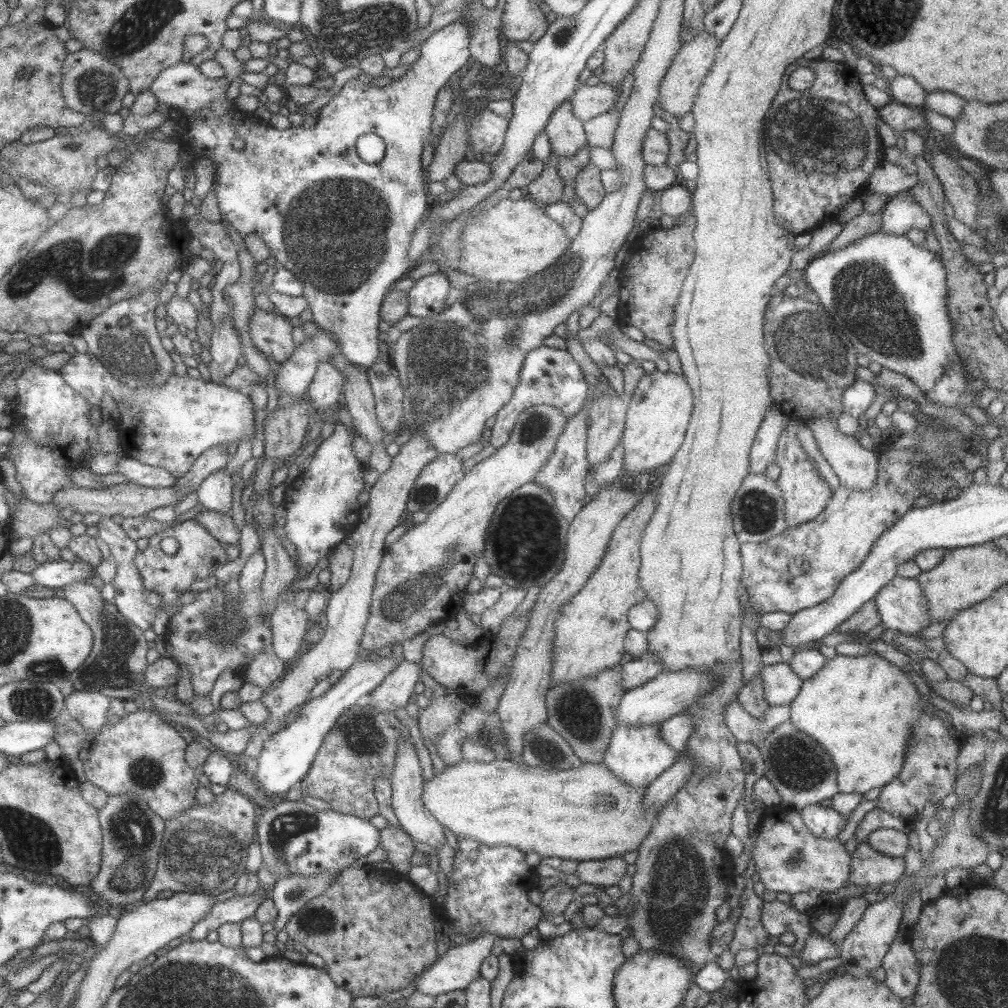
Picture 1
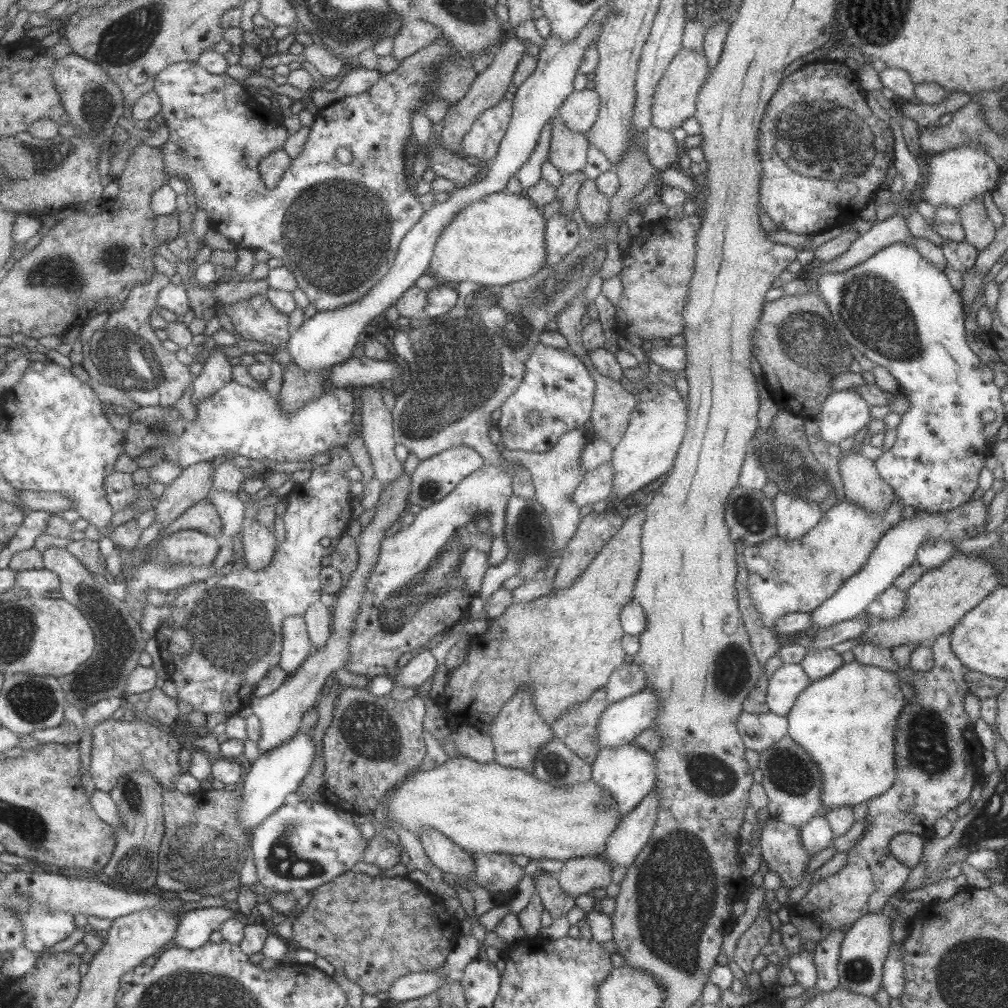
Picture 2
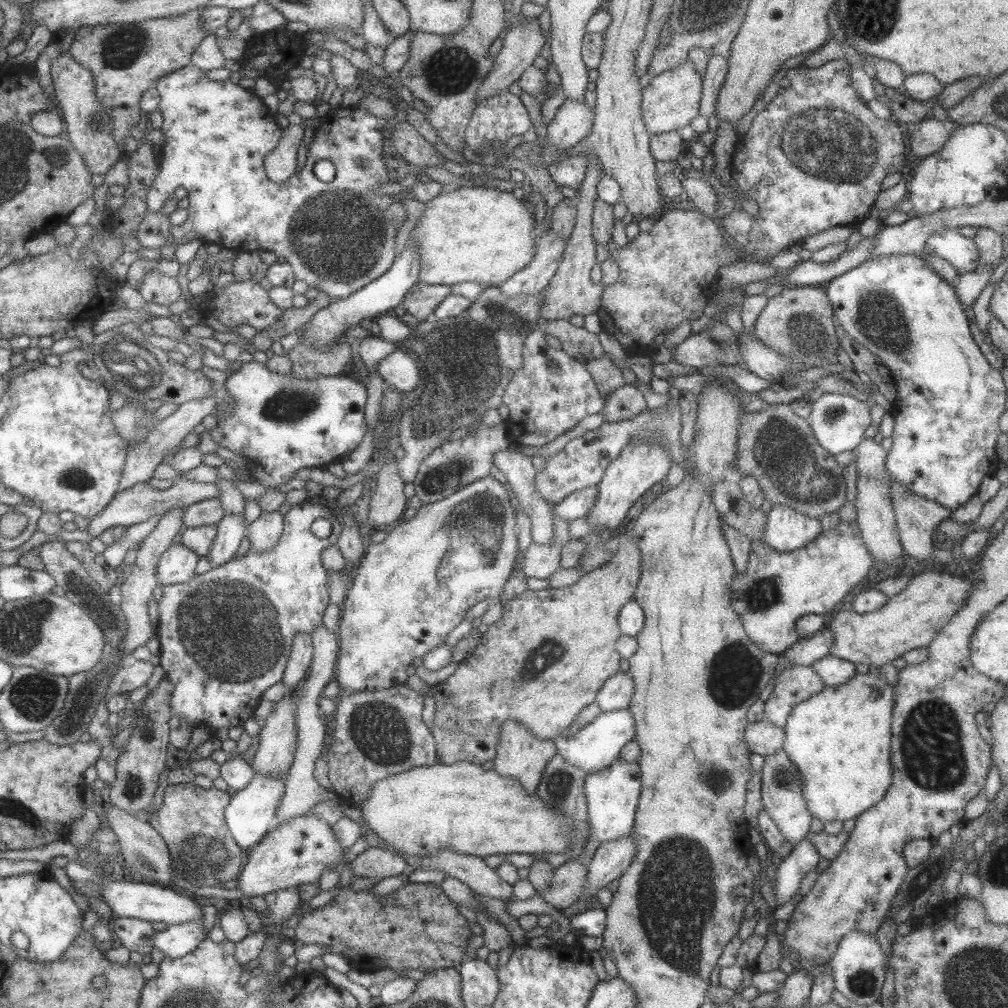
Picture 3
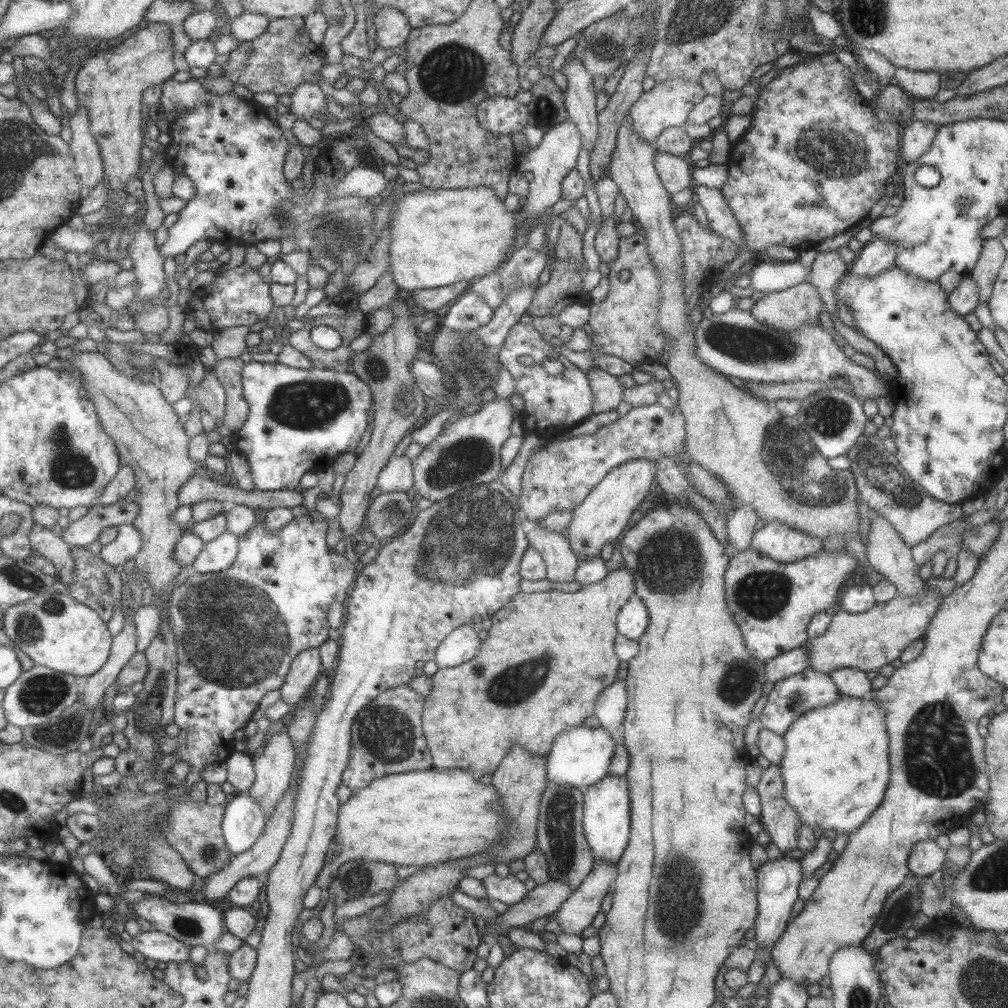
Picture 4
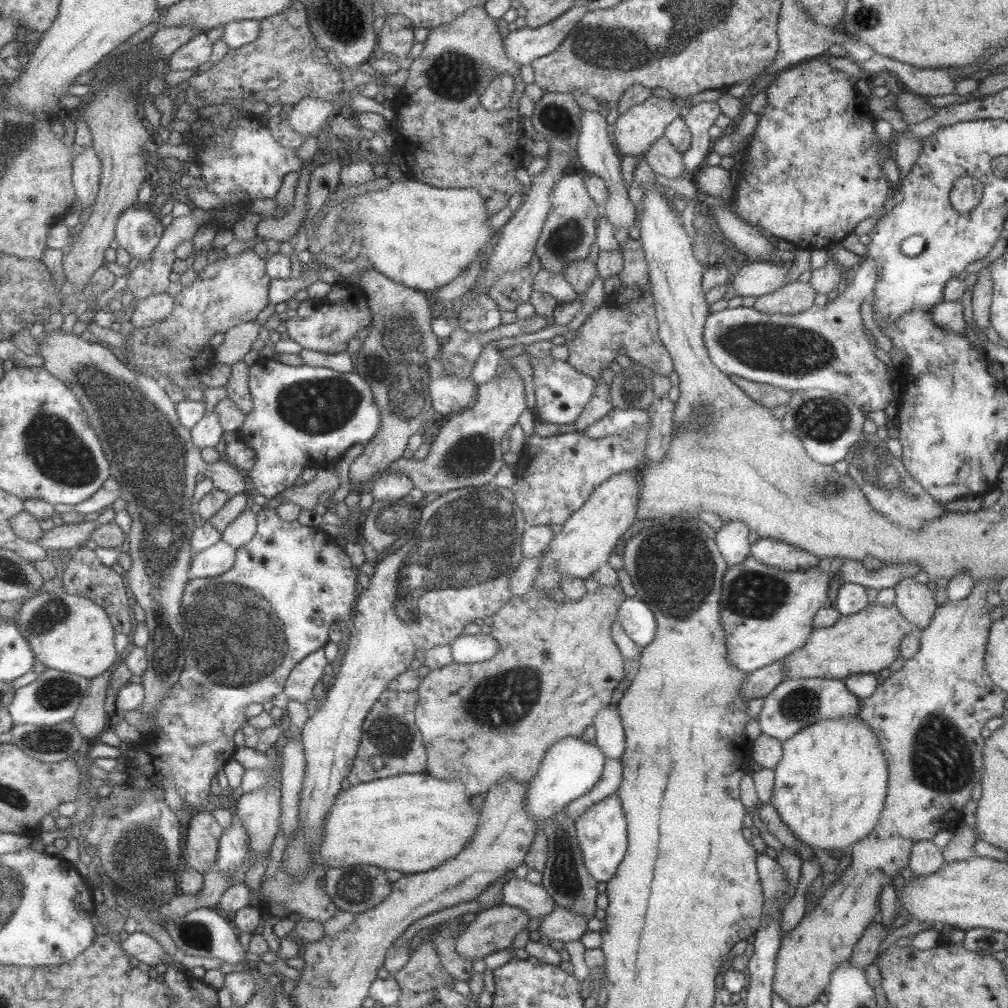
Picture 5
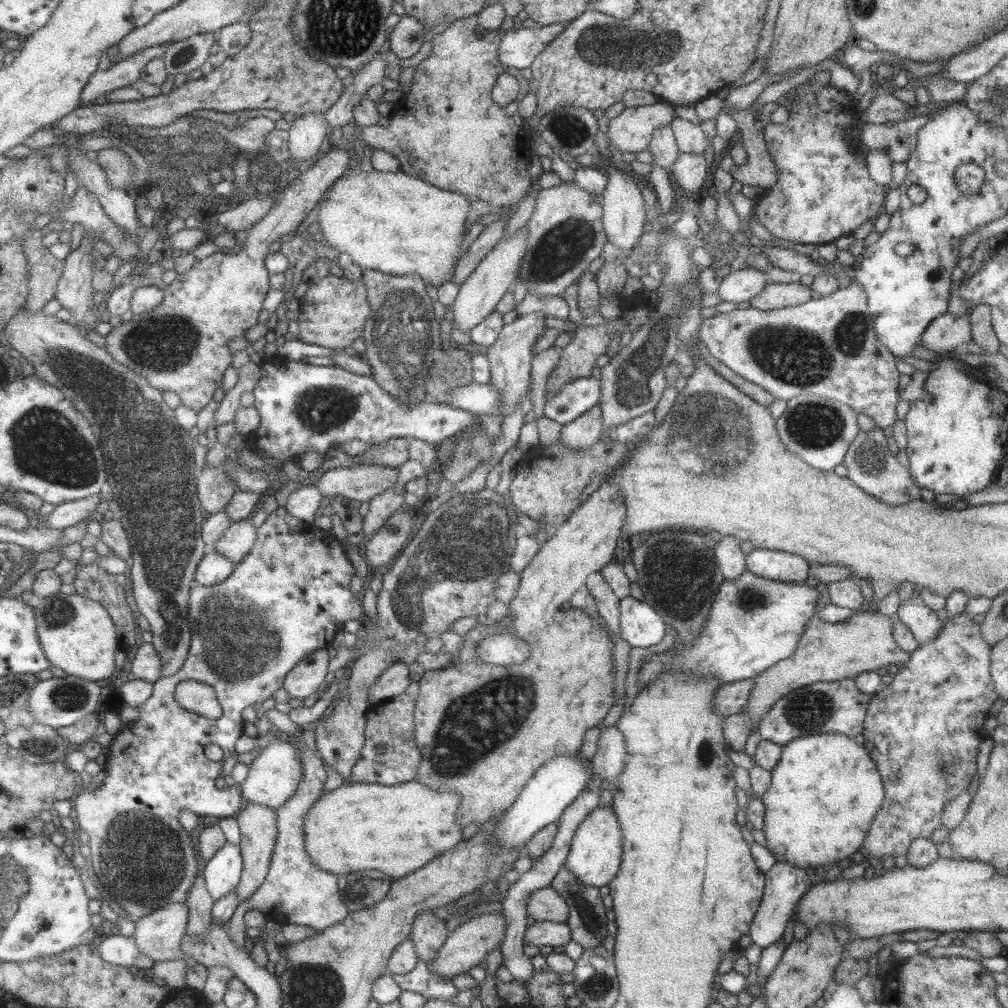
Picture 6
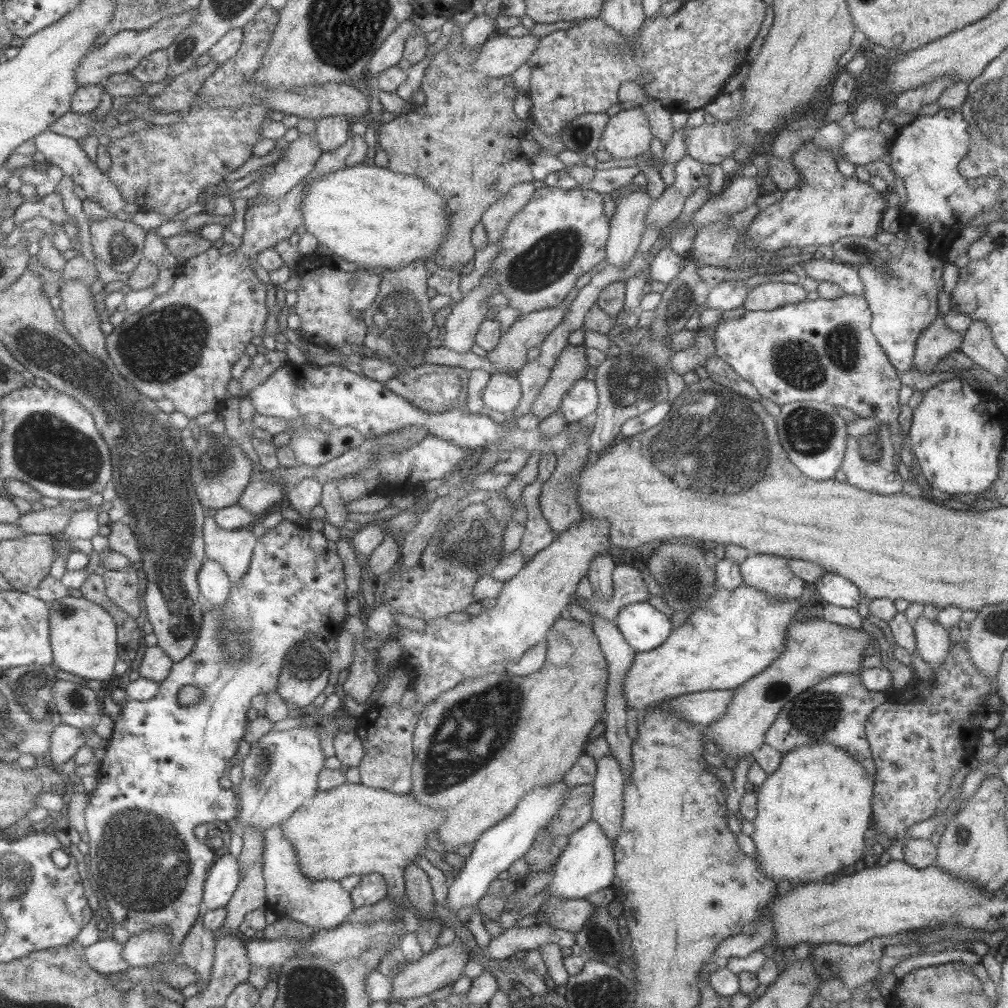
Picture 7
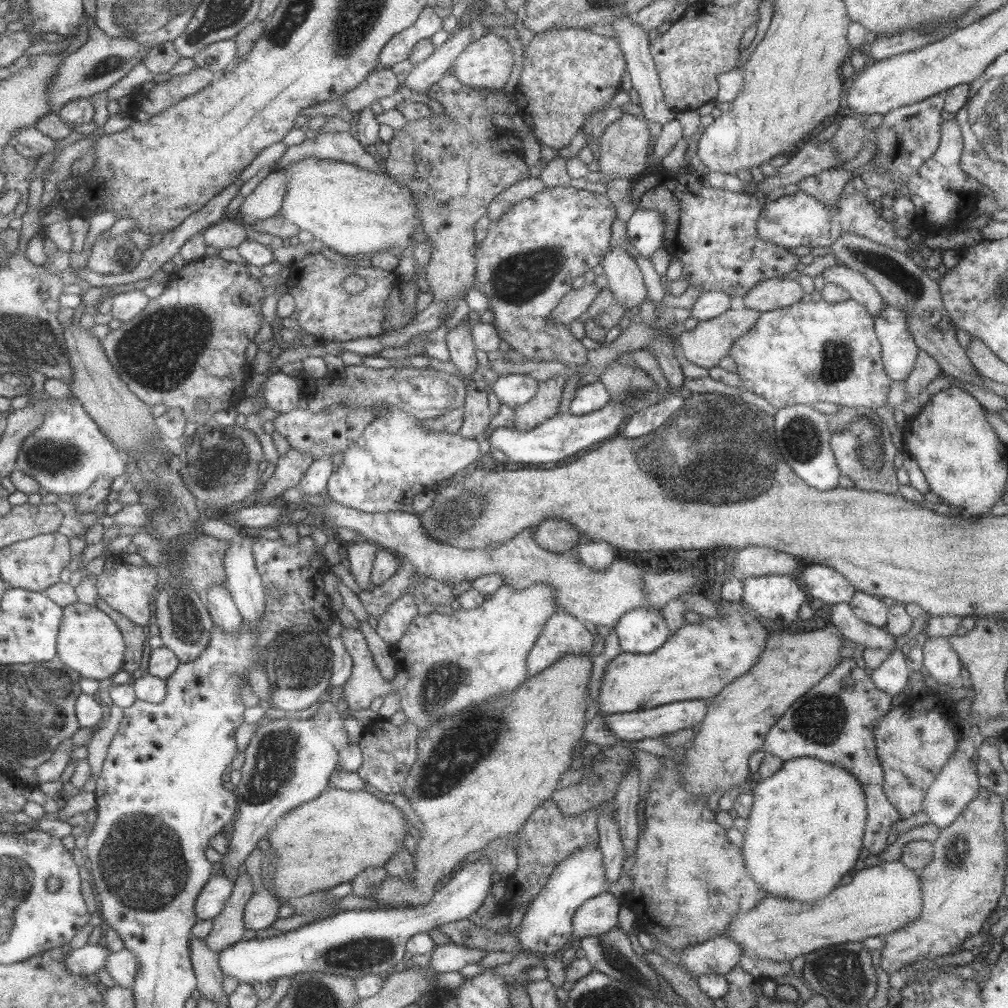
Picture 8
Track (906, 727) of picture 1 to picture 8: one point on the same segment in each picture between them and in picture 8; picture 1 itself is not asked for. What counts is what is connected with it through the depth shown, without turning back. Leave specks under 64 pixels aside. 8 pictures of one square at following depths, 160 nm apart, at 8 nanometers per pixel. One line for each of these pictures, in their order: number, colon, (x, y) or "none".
2: (844, 721)
3: (838, 739)
4: (834, 766)
5: (830, 784)
6: (824, 792)
7: (812, 812)
8: (804, 832)

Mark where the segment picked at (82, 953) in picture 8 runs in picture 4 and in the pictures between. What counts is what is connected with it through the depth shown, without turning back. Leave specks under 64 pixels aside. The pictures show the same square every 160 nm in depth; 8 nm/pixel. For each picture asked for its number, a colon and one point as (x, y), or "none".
4: (153, 944)
5: (143, 947)
6: (120, 950)
7: (104, 956)

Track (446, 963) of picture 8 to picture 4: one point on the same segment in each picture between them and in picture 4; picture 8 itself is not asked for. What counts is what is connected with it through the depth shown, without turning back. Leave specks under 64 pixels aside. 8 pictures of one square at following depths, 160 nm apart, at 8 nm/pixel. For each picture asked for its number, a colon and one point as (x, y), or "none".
4: (577, 911)
5: (565, 925)
6: (540, 933)
7: (513, 939)

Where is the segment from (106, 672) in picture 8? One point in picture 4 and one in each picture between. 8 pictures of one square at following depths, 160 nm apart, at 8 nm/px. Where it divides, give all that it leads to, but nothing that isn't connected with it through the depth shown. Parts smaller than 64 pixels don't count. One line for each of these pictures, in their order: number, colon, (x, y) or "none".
4: (54, 630)
5: (68, 633)
6: (76, 634)
7: (82, 635)

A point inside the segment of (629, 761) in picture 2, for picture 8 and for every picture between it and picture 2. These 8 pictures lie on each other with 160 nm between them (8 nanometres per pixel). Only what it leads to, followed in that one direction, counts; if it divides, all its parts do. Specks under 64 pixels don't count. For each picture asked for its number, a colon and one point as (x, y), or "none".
3: (611, 794)
4: (605, 815)
5: (601, 830)
6: (595, 853)
7: (586, 864)
8: (545, 927)

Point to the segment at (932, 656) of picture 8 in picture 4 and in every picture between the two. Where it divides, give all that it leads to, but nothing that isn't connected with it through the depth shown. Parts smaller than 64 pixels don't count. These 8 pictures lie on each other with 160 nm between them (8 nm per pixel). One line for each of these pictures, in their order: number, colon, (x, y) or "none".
4: (887, 554)
5: (914, 601)
6: (922, 622)
7: (931, 639)

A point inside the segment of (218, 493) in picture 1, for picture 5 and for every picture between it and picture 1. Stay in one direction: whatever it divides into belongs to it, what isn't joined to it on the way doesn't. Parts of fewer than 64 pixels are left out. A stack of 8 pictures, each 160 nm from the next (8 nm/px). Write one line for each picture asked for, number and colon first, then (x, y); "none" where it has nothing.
2: (230, 509)
3: (230, 529)
4: (217, 554)
5: (218, 558)

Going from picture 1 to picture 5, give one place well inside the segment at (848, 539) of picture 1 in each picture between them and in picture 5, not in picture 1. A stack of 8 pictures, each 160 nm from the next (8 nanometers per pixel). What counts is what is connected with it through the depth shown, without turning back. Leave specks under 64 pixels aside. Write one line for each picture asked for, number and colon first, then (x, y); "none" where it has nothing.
2: (785, 576)
3: (775, 589)
4: (771, 602)
5: (766, 612)

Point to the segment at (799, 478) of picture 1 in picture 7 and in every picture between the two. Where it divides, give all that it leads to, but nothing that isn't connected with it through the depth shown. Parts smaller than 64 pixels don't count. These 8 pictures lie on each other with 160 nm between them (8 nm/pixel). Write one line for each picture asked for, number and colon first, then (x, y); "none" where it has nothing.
2: (795, 515)
3: (786, 529)
4: (776, 540)
5: (768, 551)
6: (775, 565)
7: (769, 573)

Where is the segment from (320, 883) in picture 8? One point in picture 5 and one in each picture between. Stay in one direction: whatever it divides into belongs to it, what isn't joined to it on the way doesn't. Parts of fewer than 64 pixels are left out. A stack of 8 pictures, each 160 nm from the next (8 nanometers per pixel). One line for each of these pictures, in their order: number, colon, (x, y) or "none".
5: (408, 822)
6: (396, 829)
7: (351, 829)

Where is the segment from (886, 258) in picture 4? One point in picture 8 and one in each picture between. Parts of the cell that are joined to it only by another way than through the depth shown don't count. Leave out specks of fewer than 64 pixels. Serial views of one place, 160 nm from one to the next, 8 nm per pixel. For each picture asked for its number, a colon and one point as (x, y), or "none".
5: (826, 348)
6: (827, 347)
7: (823, 350)
8: (811, 352)

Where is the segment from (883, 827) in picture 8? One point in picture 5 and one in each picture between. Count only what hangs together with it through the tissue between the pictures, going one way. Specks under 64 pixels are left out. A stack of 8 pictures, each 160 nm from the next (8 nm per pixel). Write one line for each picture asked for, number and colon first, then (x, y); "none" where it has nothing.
5: (793, 704)
6: (820, 707)
7: (834, 711)

